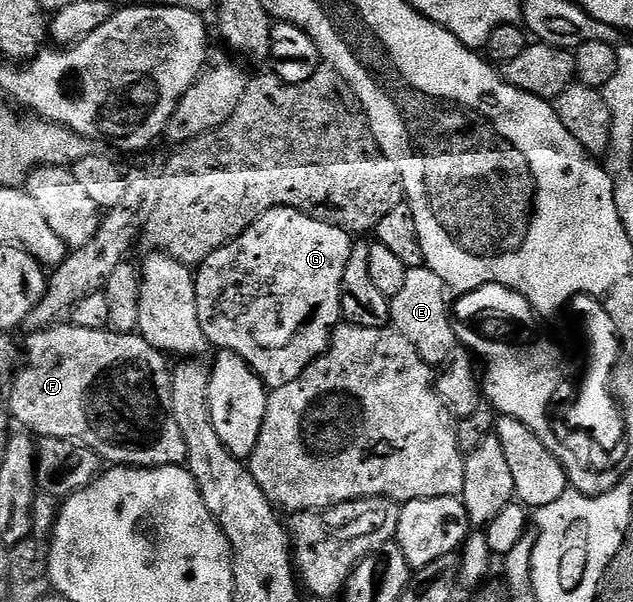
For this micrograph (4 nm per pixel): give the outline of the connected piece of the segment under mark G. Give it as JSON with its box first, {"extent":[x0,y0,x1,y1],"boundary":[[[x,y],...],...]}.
{"extent":[194,209,352,390],"boundary":[[[269,209],[262,213],[244,230],[236,239],[232,239],[224,247],[214,249],[208,259],[197,266],[194,273],[194,290],[196,291],[196,315],[200,319],[200,331],[204,331],[207,342],[215,345],[215,350],[235,353],[252,367],[252,371],[266,385],[267,390],[284,387],[284,383],[292,383],[292,379],[300,379],[305,371],[317,357],[322,356],[330,348],[330,337],[335,327],[342,321],[342,280],[344,279],[344,266],[348,264],[348,255],[352,244],[351,234],[345,229],[336,227],[327,221],[301,213],[298,209]]]}

